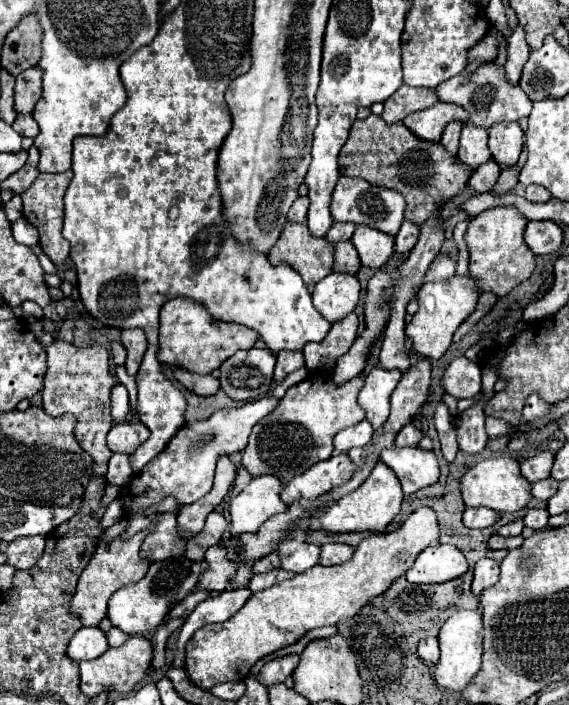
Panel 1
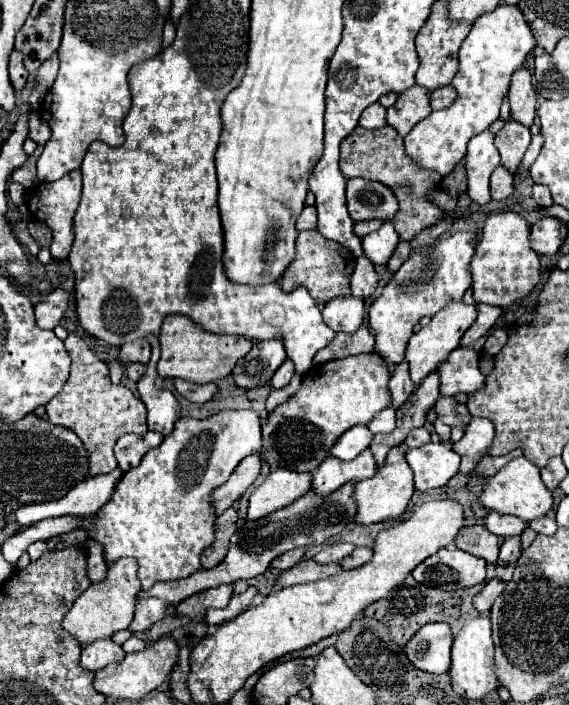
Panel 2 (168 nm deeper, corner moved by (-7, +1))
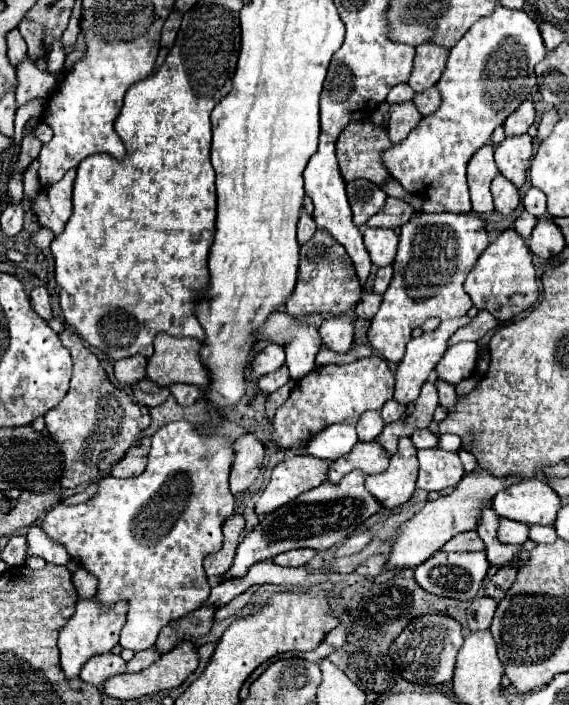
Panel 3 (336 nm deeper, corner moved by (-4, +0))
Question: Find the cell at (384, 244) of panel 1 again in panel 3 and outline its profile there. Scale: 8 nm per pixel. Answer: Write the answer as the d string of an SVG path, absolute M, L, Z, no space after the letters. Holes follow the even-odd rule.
M366 228L364 230L364 246L370 254L372 264L388 266L394 262L398 234L390 228Z

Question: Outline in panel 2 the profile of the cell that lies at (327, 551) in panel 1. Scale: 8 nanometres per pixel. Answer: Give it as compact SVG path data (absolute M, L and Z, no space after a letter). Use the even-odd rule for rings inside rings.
M357 547L357 551L353 551L347 559L343 559L341 565L343 565L343 569L357 569L357 567L369 563L371 557L373 557L373 549L369 549L369 547Z

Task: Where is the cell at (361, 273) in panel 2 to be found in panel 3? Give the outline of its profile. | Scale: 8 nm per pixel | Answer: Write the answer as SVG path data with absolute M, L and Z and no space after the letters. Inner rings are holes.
M364 290L360 302L358 302L356 308L354 308L354 310L356 310L356 316L358 316L358 318L366 318L366 320L370 320L370 318L376 314L380 302L382 302L382 296L380 296L380 294Z

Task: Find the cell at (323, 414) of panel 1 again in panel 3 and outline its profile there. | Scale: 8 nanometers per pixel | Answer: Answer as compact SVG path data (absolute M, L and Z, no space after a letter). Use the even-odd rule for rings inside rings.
M368 356L368 358L360 358L356 362L350 362L350 364L340 364L340 366L328 364L328 366L314 368L308 376L304 376L302 380L296 382L290 398L276 410L276 416L272 420L272 440L282 450L298 450L300 454L304 454L304 446L308 446L310 438L316 432L320 432L332 424L356 424L356 420L366 410L380 410L388 400L392 400L392 396L394 396L394 376L384 358Z

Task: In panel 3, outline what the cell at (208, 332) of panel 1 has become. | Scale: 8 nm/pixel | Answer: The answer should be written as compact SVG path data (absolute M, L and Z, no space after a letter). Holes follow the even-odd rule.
M156 334L154 354L148 360L146 376L158 386L182 382L206 388L210 384L210 372L200 360L200 348L202 342L196 338Z

